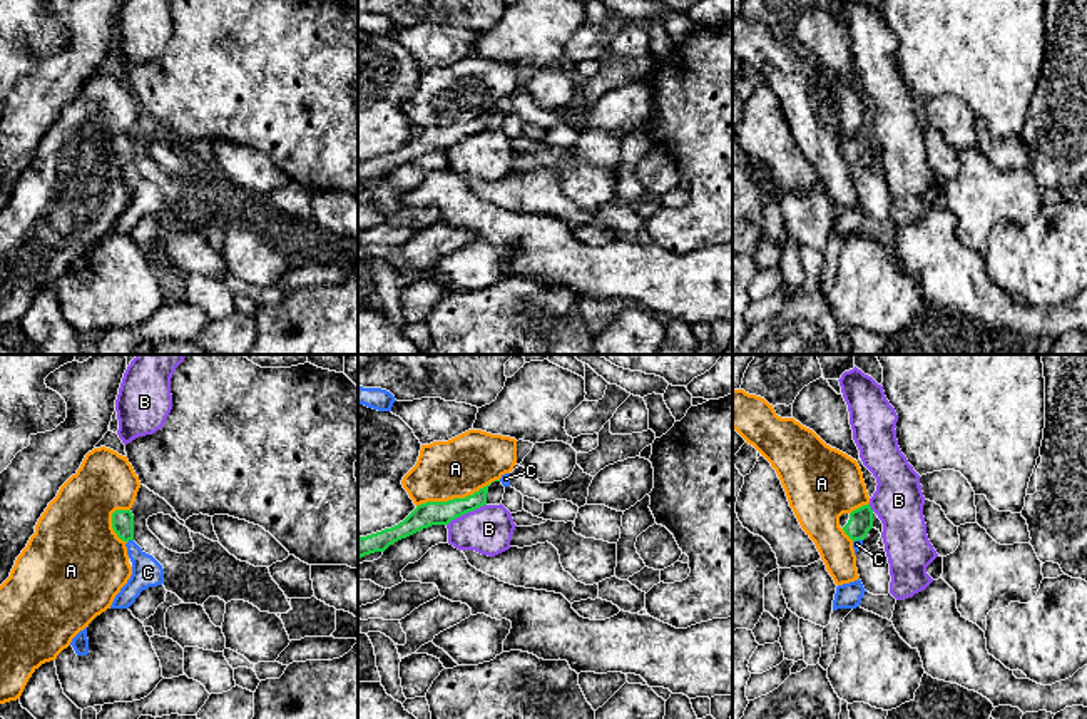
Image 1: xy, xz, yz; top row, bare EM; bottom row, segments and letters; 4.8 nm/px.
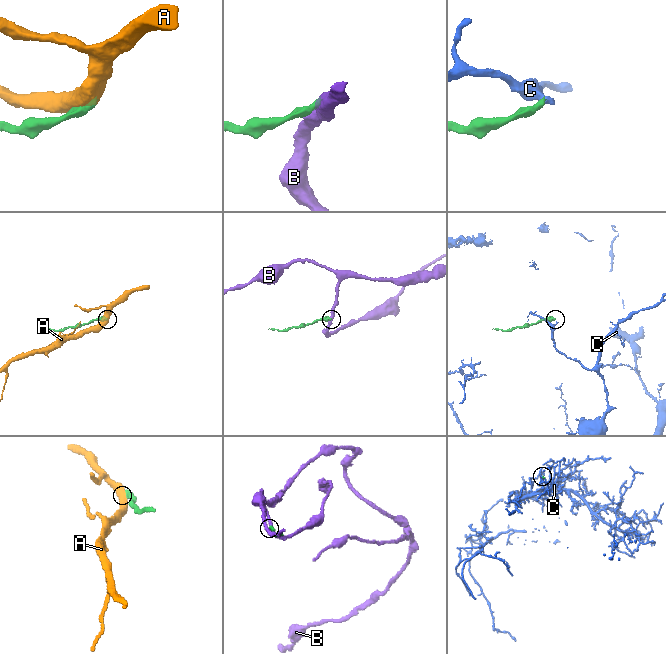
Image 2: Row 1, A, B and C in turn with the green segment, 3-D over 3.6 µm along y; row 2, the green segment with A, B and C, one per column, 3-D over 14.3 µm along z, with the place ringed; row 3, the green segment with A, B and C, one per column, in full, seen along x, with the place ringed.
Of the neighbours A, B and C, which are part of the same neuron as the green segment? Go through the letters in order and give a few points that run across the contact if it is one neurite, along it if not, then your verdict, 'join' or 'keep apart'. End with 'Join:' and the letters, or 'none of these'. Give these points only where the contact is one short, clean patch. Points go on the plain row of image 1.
A: keep apart
B: line xz (485, 129), (455, 142), (447, 151); keep apart
C: line xy (132, 164), (127, 168); keep apart
Join: none of these

